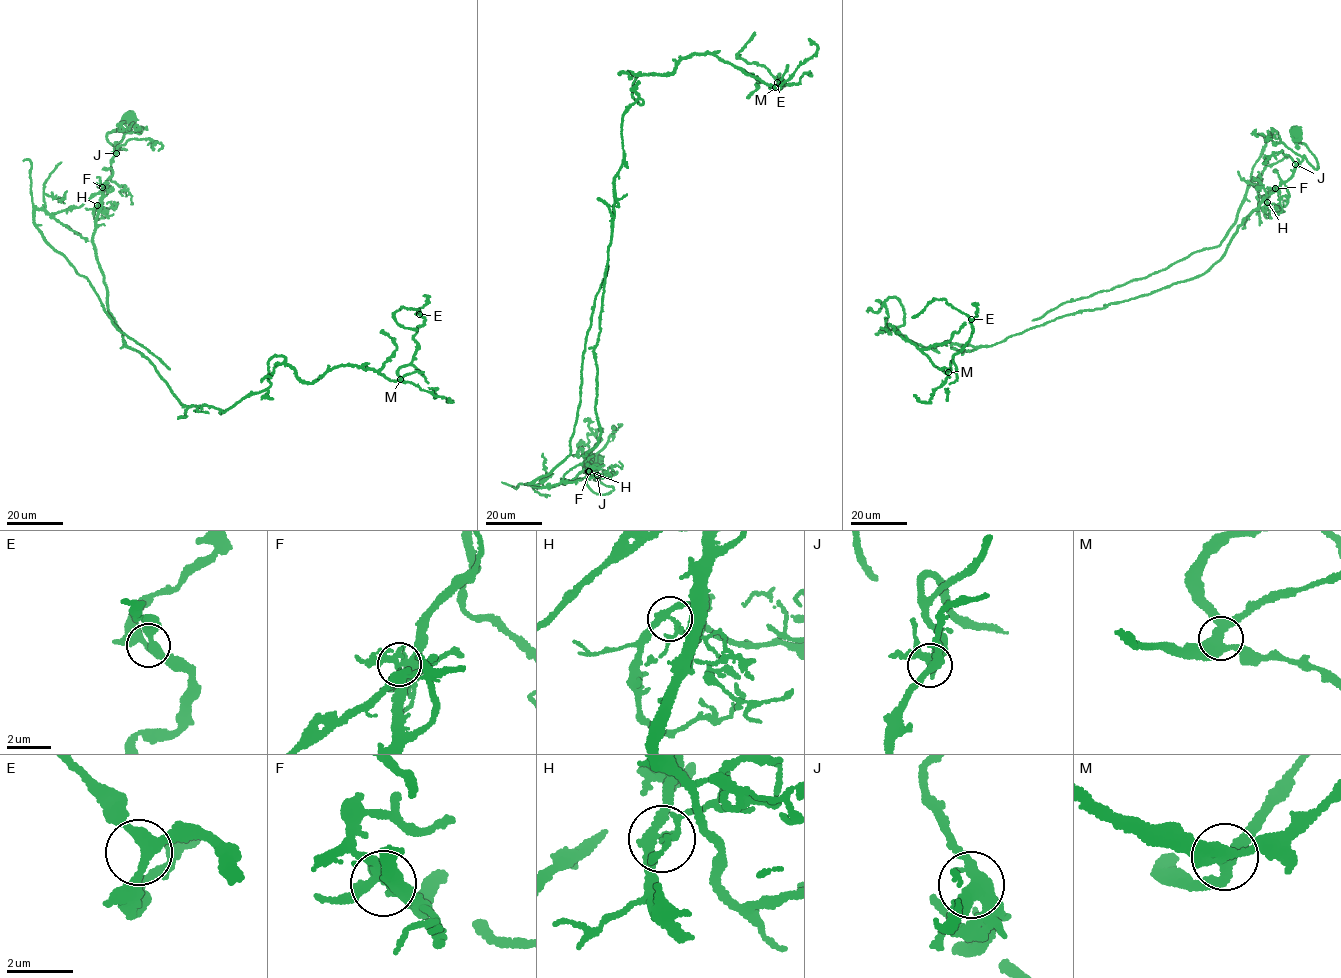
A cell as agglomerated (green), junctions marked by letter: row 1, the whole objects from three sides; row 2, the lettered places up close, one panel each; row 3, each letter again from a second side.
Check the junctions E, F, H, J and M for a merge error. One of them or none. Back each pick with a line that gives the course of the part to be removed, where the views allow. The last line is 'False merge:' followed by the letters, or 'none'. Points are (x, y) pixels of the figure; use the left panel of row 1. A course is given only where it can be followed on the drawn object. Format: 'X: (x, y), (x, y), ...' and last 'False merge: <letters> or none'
F: (102, 187), (78, 207), (48, 214), (35, 209), (34, 224), (46, 242), (88, 279), (118, 329), (170, 369)
False merge: F

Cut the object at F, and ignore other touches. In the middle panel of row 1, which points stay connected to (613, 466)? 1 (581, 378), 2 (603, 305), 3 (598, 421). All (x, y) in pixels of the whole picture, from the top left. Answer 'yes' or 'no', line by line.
1: no
2: yes
3: yes

